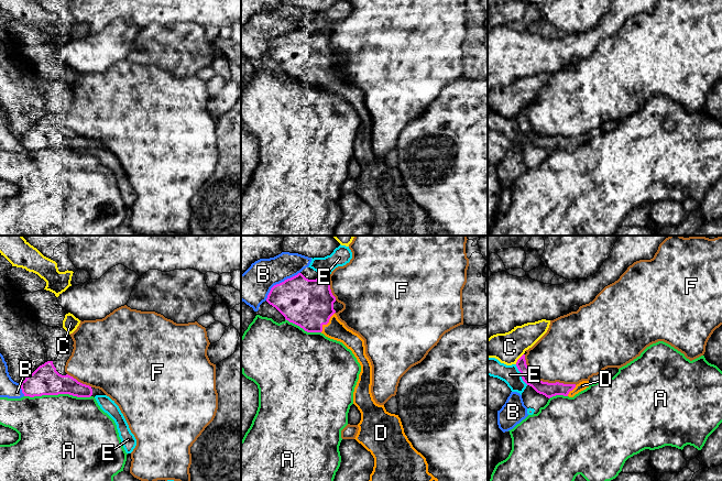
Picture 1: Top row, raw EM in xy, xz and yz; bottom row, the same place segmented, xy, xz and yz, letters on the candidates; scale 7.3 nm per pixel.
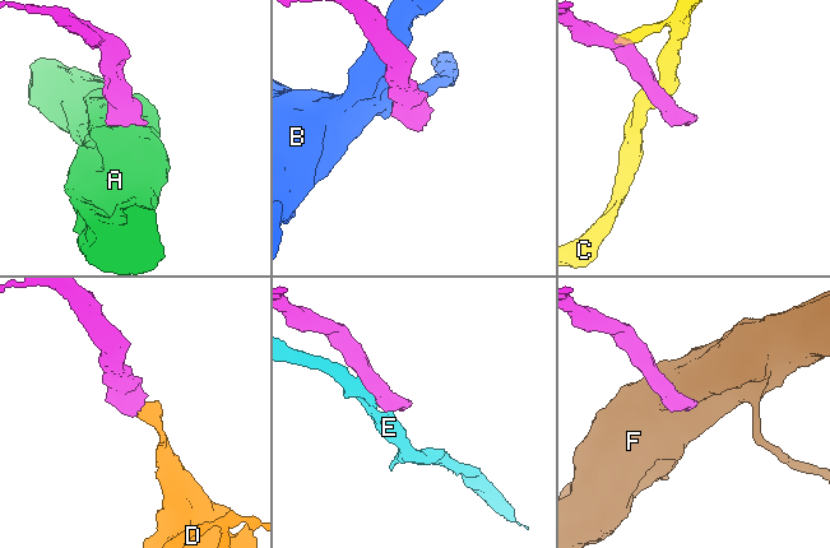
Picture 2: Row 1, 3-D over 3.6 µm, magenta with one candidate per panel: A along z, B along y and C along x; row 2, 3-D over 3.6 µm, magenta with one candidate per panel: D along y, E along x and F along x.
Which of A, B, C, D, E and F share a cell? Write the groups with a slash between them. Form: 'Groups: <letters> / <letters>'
Groups: A / B / C / D / E / F

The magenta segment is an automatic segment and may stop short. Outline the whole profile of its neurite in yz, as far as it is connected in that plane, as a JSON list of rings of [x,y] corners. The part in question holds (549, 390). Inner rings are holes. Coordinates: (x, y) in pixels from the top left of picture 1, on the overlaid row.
[[[523,354],[516,362],[516,367],[522,374],[523,381],[532,386],[537,393],[545,395],[550,398],[556,395],[564,395],[573,397],[579,392],[589,387],[589,381],[582,381],[579,384],[564,384],[564,383],[548,383],[537,381],[532,378],[530,370],[526,364],[525,354]]]

